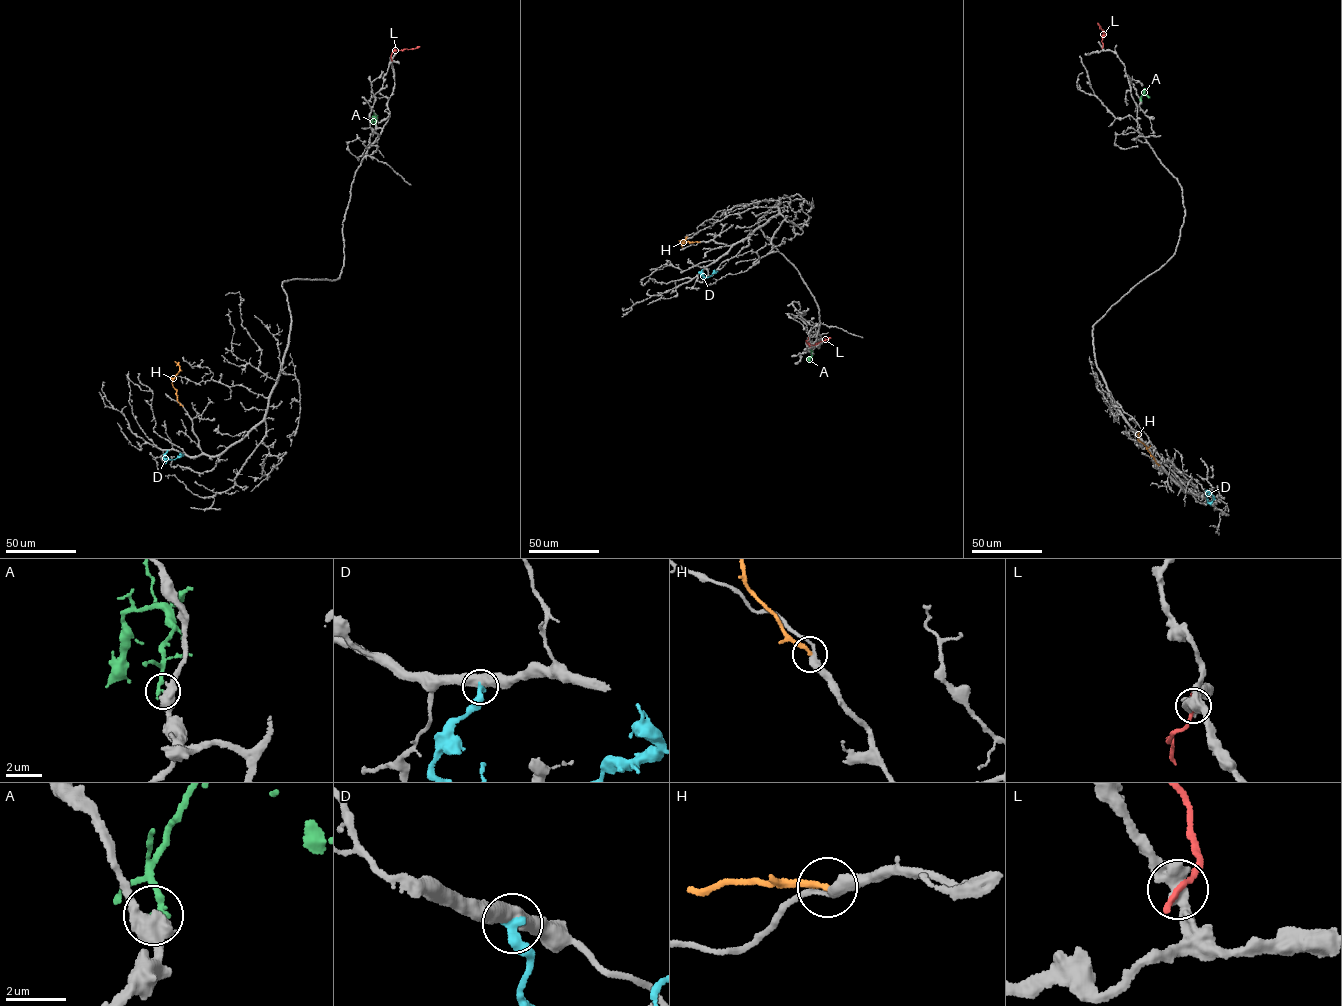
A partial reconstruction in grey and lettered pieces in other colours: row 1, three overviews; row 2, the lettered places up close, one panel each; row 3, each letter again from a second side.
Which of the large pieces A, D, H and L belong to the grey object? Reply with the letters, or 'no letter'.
H

